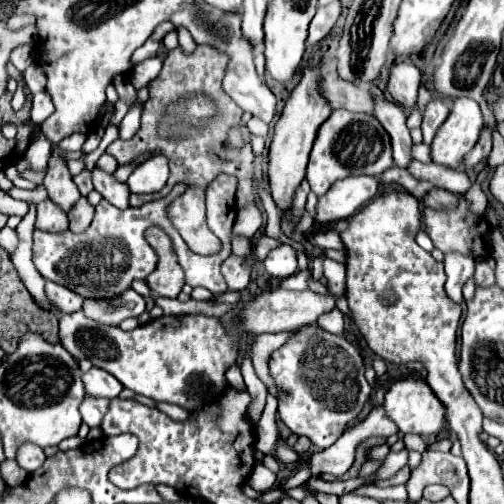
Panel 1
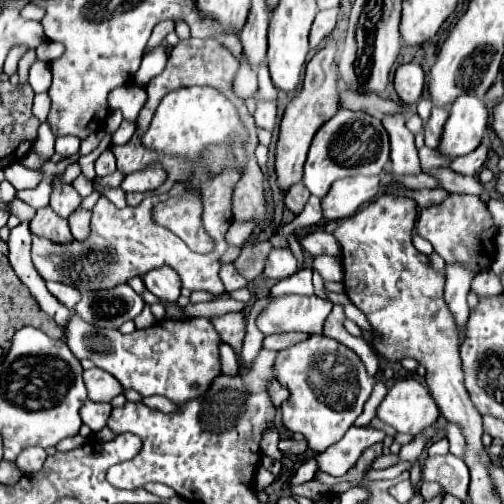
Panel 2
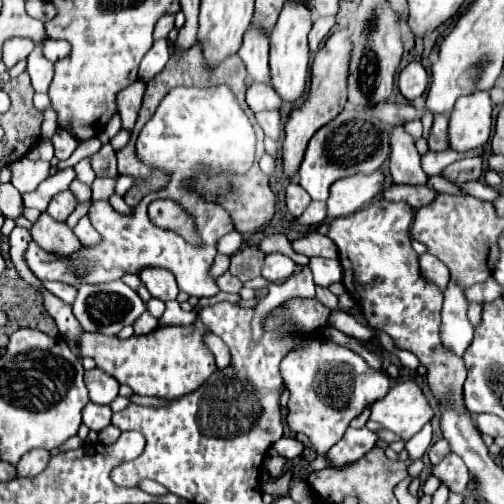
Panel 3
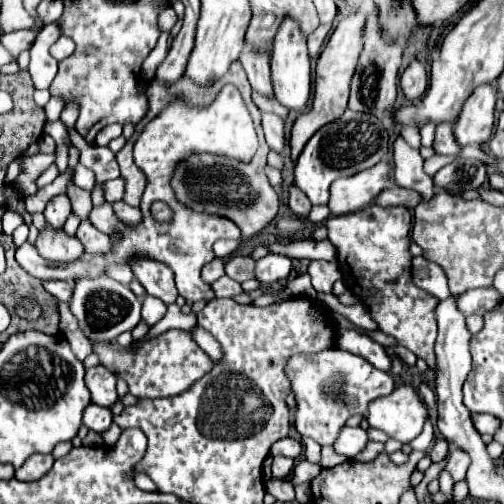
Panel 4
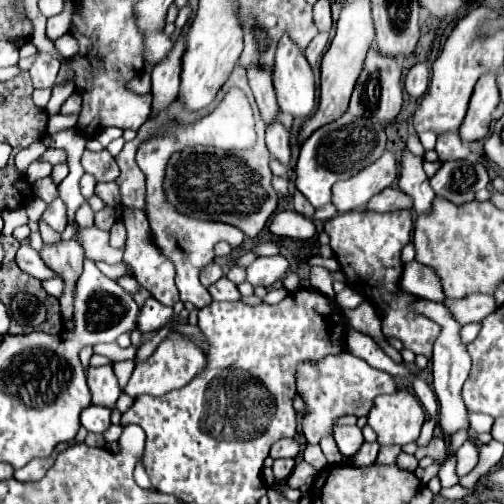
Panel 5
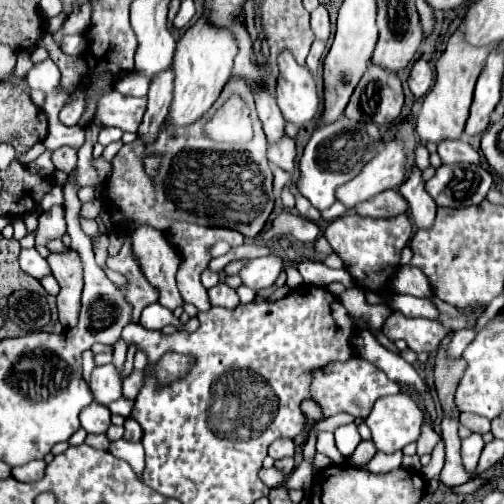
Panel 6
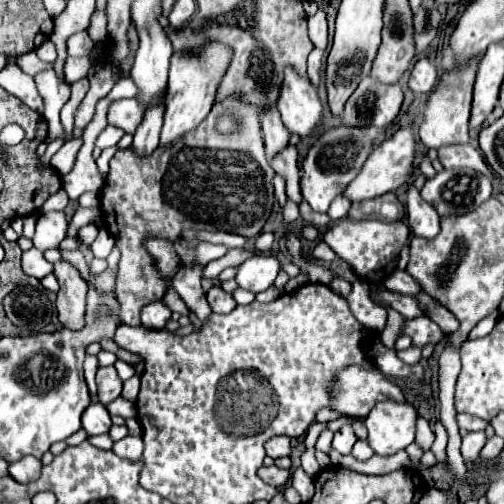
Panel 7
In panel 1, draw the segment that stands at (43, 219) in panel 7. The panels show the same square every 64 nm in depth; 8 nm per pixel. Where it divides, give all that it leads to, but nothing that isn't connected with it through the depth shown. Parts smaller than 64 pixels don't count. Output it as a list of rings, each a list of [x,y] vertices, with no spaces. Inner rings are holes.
[[[56,152],[50,158],[48,164],[48,174],[44,178],[44,186],[48,190],[50,200],[64,212],[70,212],[72,206],[80,200],[80,192],[76,188],[76,184],[72,182],[72,176],[64,164],[64,160],[60,158],[60,152]]]

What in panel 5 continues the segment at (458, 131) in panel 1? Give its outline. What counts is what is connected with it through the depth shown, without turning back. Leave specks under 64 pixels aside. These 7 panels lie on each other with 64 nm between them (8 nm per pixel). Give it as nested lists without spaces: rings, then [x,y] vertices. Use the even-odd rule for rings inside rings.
[[[484,74],[472,94],[468,114],[464,118],[464,124],[460,126],[460,138],[470,144],[476,140],[486,138],[490,132],[492,112],[500,102],[500,92],[496,84],[496,74]]]

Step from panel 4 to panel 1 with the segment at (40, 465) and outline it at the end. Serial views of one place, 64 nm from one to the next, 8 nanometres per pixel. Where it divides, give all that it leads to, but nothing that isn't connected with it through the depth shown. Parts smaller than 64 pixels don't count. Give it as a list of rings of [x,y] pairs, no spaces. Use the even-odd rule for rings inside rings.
[[[22,444],[20,446],[20,452],[16,454],[16,462],[20,468],[24,468],[26,472],[36,472],[42,462],[46,460],[44,456],[44,450],[36,444]]]

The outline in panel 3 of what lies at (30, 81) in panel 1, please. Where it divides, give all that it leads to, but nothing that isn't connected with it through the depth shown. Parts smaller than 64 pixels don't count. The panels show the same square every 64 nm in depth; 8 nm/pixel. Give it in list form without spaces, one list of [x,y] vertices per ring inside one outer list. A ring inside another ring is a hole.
[[[44,40],[42,42],[38,42],[36,46],[34,46],[34,50],[30,52],[30,56],[28,56],[28,74],[30,74],[30,78],[43,78],[43,80],[38,80],[34,85],[34,91],[39,93],[46,93],[50,86],[52,76],[54,76],[54,62],[50,62],[46,56],[44,56],[44,52],[42,52],[42,48],[44,48]]]

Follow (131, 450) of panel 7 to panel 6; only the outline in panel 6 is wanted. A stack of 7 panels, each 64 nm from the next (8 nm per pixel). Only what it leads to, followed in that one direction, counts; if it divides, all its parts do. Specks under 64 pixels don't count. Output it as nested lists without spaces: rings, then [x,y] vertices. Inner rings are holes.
[[[116,440],[110,444],[110,452],[116,454],[122,460],[128,460],[132,468],[138,472],[138,476],[144,470],[144,448],[140,442],[128,442],[128,440]]]

